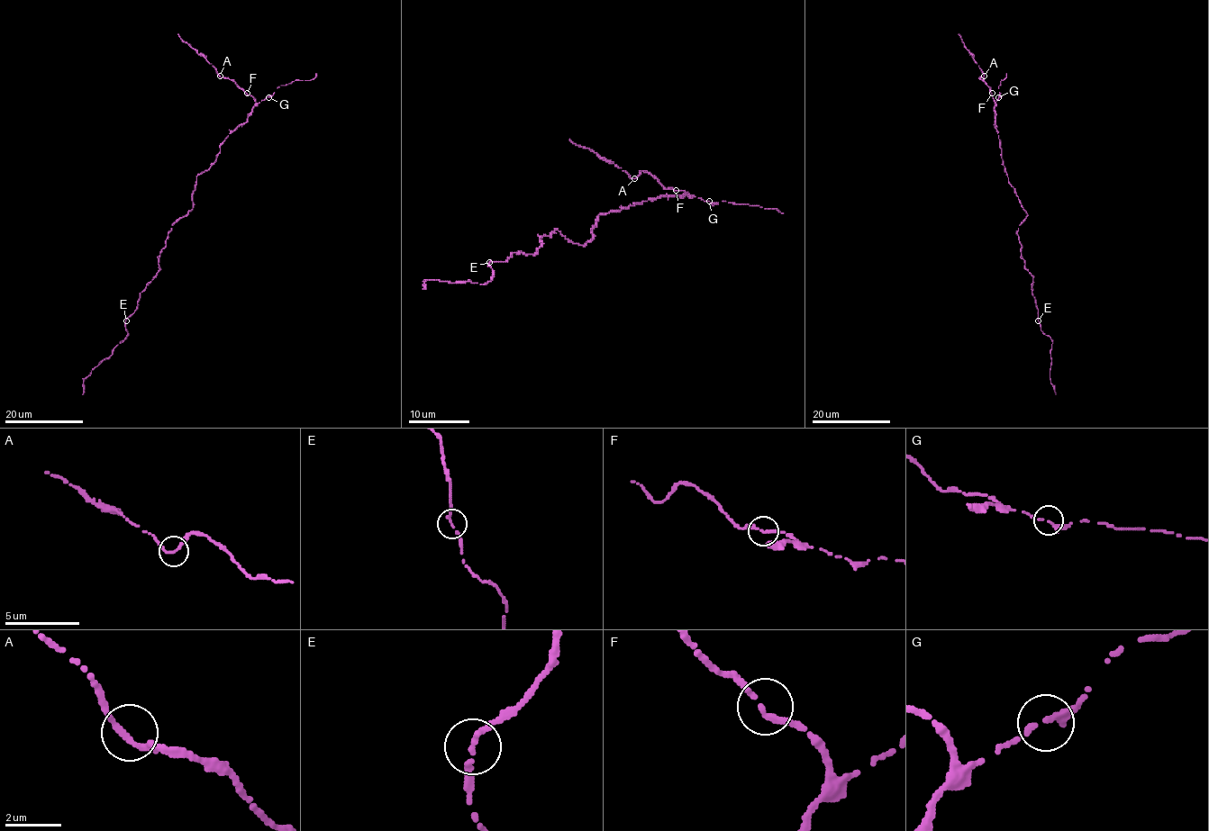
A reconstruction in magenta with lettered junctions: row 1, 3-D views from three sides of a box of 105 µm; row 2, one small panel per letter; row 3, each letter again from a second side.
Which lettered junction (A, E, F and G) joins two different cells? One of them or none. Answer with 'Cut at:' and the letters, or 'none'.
Cut at: none

